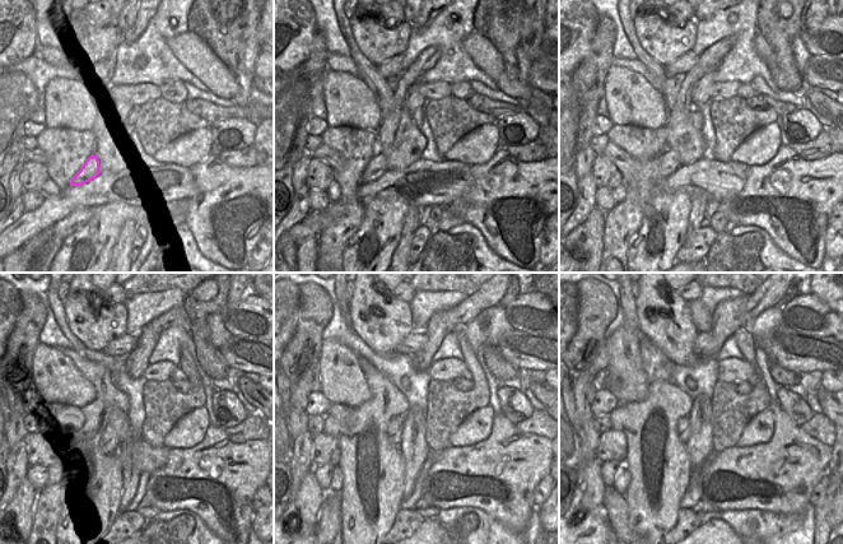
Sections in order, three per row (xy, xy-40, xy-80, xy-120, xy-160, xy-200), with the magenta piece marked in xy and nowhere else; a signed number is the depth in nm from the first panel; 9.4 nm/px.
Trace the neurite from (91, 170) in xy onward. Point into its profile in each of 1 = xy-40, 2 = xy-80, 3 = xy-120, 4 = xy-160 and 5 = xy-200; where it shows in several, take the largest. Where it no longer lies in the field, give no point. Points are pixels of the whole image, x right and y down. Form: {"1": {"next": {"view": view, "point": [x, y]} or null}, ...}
{"1": {"next": {"view": "xy-40", "point": [377, 167]}}, "2": {"next": {"view": "xy-80", "point": [669, 162]}}, "3": {"next": {"view": "xy-120", "point": [107, 442]}}, "4": {"next": {"view": "xy-160", "point": [395, 428]}}, "5": {"next": {"view": "xy-200", "point": [683, 426]}}}

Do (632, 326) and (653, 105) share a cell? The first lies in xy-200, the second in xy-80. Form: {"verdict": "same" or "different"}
{"verdict": "same"}

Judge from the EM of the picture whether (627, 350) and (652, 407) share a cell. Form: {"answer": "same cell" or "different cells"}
{"answer": "different cells"}

